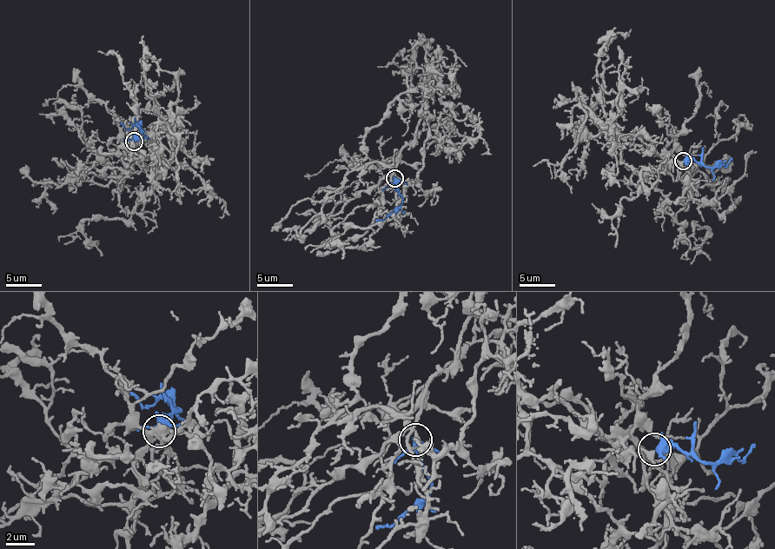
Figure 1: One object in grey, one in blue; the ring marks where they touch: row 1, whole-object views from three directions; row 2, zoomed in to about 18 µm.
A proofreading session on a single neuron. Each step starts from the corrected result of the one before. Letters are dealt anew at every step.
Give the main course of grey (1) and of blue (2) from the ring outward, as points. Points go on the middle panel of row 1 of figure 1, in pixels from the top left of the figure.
1: (395, 178), (423, 83), (395, 99), (367, 135), (365, 158), (324, 200), (299, 201), (270, 230)
2: (395, 178), (395, 188), (402, 201), (384, 219), (375, 221)

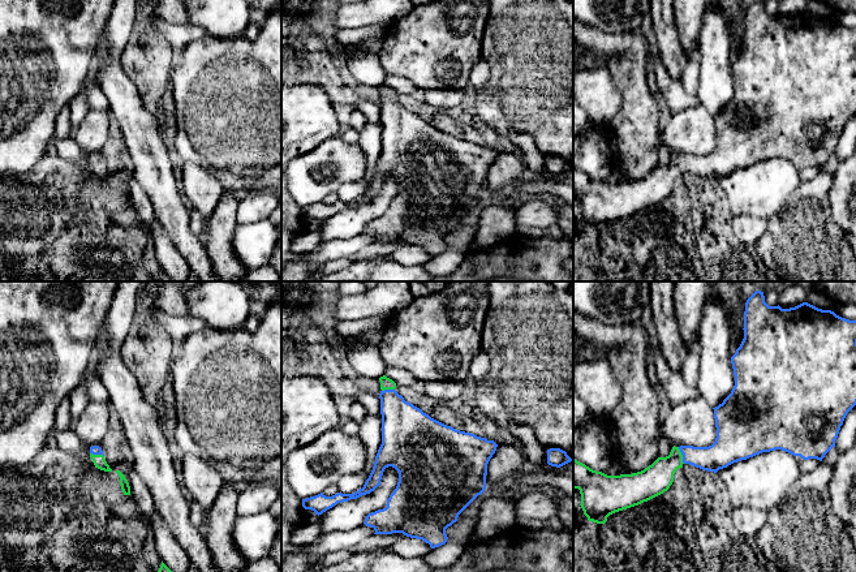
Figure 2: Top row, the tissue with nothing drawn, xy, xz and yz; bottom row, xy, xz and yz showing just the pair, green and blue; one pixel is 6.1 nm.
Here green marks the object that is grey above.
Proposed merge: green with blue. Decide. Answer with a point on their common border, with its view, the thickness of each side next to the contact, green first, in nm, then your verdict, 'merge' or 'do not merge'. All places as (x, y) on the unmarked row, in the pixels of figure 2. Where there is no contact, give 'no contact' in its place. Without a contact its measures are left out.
contact yz (682, 163); calibres 190 and 170 nm; merge

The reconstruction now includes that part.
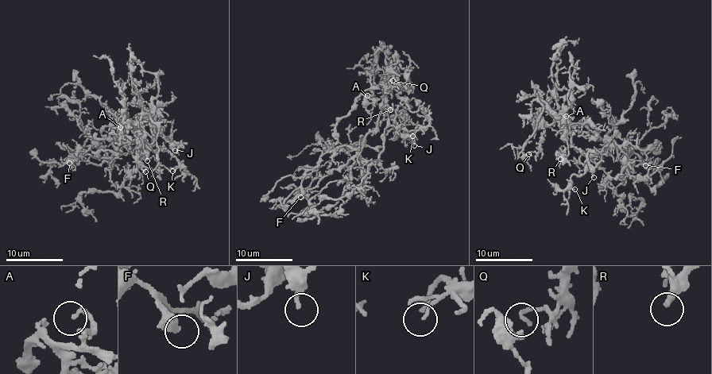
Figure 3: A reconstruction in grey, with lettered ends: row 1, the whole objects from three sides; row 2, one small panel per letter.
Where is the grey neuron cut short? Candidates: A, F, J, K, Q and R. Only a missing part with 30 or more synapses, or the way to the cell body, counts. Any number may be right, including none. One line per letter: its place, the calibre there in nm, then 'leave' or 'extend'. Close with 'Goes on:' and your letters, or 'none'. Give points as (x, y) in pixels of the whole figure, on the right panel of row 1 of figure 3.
A: place (566, 116); calibre 190 nm; extend
F: place (645, 165); calibre 400 nm; leave
J: place (593, 177); calibre 150 nm; leave
K: place (574, 189); calibre 110 nm; leave
Q: place (528, 154); calibre 170 nm; leave
R: place (560, 159); calibre 300 nm; extend
Goes on: A, R

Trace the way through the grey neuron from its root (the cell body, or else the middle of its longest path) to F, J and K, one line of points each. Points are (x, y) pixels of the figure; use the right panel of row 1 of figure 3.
F: (564, 121), (554, 121), (547, 125), (563, 117), (580, 127), (590, 125), (601, 139), (634, 153), (645, 165)
J: (564, 121), (567, 122), (574, 146), (584, 155), (587, 152), (587, 161), (593, 177)
K: (564, 121), (572, 144), (580, 153), (579, 160), (585, 165), (582, 174), (570, 179), (570, 186), (574, 189)

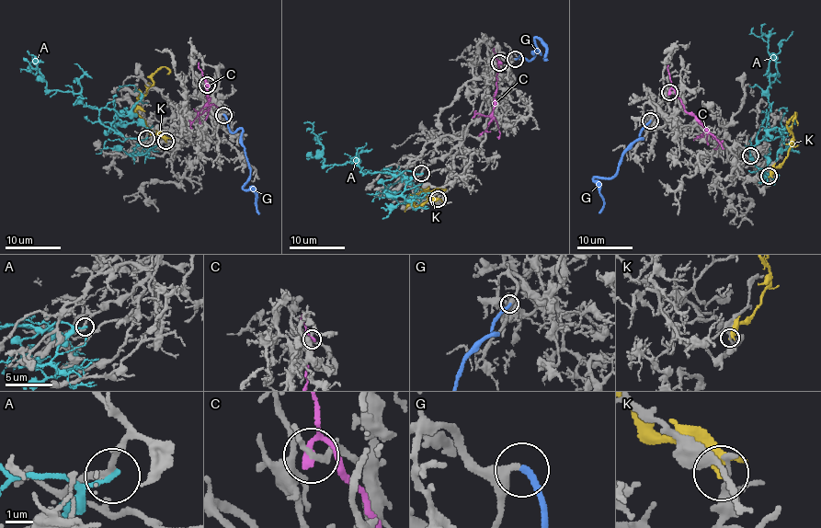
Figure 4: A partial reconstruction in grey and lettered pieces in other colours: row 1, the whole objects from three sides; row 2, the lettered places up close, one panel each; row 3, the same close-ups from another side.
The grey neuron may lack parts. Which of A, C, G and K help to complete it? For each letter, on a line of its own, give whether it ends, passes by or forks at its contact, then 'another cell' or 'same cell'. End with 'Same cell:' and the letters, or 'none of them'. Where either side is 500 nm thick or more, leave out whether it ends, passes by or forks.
A: it ends there; another cell
C: it passes by; another cell
G: it ends there; same cell
K: it passes by; another cell
Same cell: G

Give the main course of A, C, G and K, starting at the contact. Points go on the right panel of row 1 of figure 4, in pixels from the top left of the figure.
A: (750, 154), (748, 150), (756, 143), (771, 107), (768, 100), (769, 87), (777, 73), (768, 44), (752, 30)
C: (670, 93), (673, 89), (682, 108), (719, 143), (714, 150)
G: (650, 121), (640, 137), (643, 139), (622, 156), (617, 173), (609, 177), (594, 178), (604, 207), (599, 212)
K: (769, 176), (779, 166), (792, 143), (792, 133), (787, 123), (794, 112), (793, 120)

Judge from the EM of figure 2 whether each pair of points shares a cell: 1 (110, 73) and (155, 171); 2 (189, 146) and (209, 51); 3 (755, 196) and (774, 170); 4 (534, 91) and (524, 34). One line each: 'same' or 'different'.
1: same
2: same
3: same
4: same

